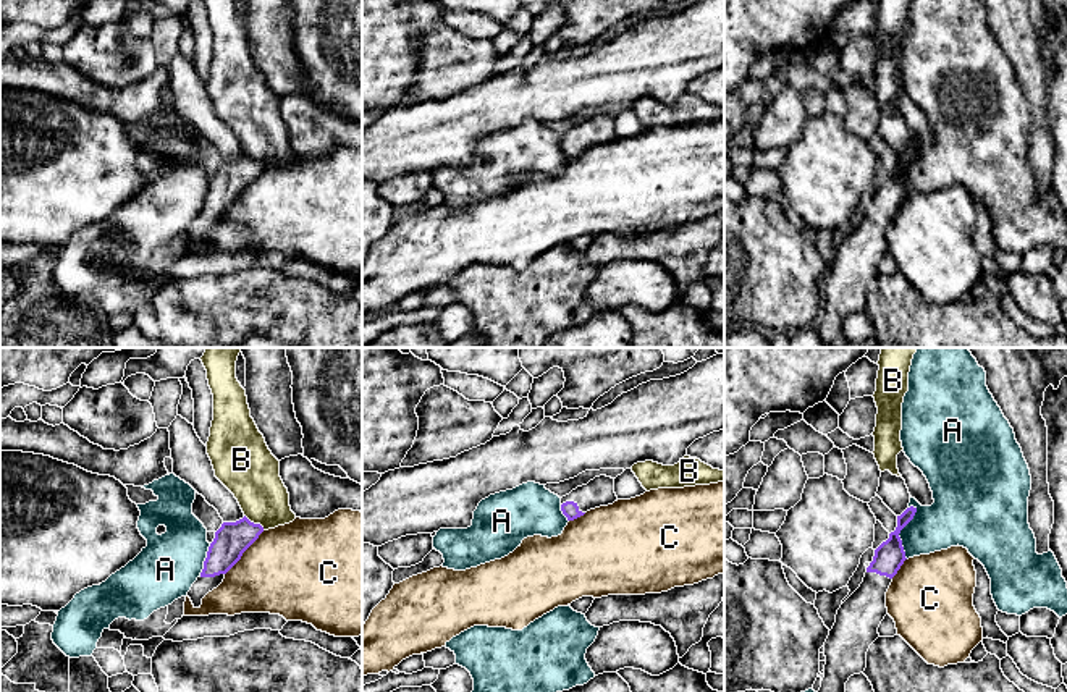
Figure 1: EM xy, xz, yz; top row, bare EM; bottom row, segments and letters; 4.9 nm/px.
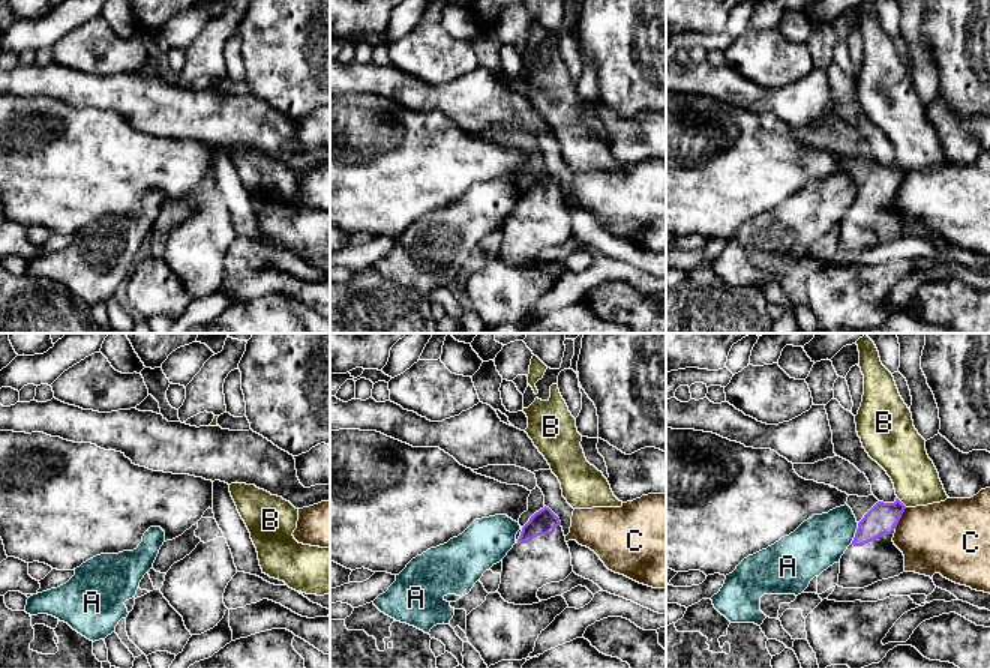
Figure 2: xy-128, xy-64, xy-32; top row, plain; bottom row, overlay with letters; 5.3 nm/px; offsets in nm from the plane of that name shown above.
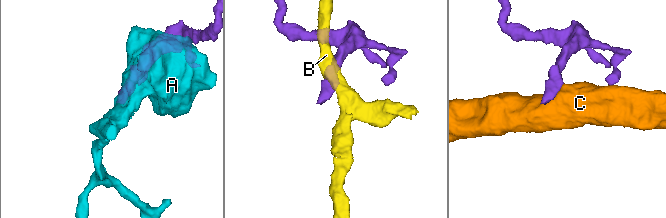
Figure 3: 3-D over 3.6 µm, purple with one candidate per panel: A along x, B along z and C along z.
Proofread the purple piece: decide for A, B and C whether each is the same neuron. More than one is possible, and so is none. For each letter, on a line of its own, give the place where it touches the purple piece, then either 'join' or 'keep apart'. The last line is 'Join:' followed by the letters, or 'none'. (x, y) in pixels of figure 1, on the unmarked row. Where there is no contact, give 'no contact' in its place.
A: yz (899, 170) | keep apart
B: xy (253, 160) | keep apart
C: xy (243, 189) | keep apart
Join: none

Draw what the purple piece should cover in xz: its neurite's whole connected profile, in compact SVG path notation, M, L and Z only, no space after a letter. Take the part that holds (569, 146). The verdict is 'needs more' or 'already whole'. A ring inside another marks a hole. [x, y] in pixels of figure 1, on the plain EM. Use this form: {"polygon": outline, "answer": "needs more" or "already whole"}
{"polygon": "M600 113L587 123L577 124L561 136L561 149L567 158L584 154L587 149L608 144L618 139L614 131L614 116Z", "answer": "needs more"}

